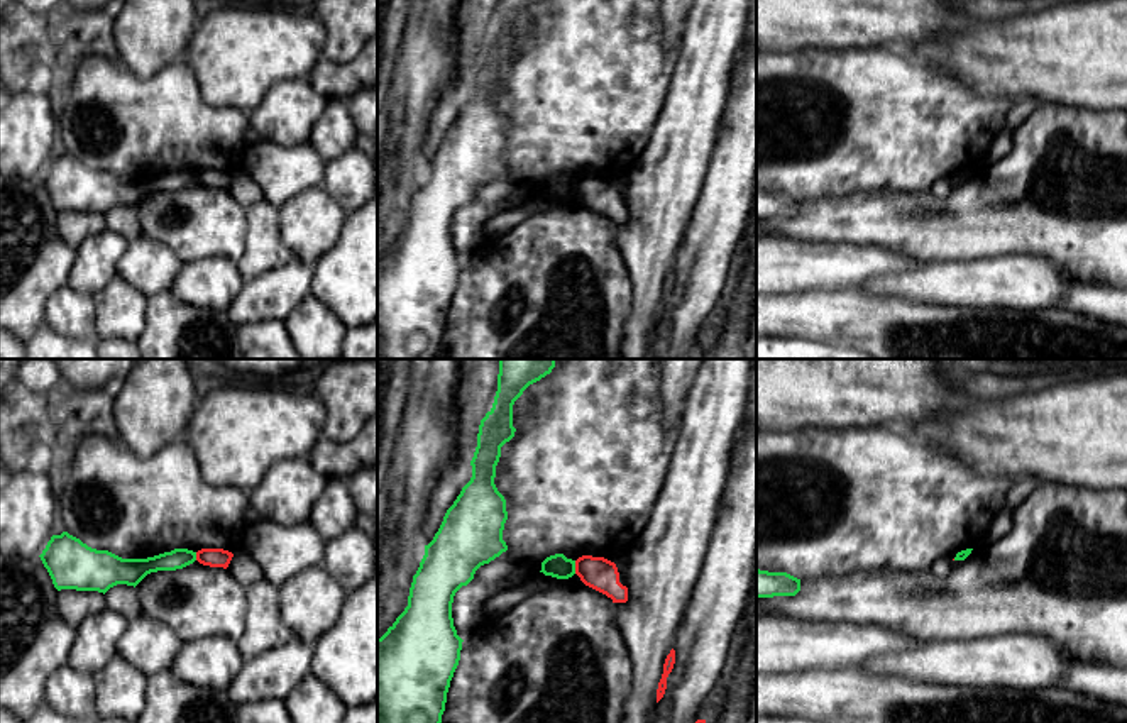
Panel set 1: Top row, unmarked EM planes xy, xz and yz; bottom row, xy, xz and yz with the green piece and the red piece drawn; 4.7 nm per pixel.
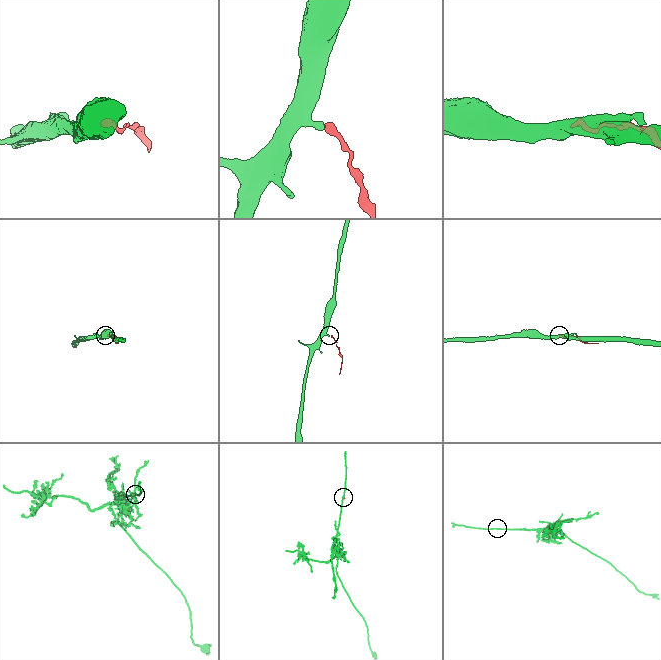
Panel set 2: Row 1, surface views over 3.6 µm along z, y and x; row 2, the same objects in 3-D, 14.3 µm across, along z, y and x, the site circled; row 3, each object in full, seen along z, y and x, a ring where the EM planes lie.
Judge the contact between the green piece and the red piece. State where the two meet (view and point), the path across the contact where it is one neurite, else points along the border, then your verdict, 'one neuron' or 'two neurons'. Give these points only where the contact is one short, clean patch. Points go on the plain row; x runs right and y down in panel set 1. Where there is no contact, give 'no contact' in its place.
contact xz (574, 188); border xz (574, 182), (576, 193); two neurons

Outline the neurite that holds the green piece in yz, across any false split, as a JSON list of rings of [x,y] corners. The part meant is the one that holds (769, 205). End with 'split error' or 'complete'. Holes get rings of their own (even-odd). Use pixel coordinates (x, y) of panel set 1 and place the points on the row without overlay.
[[[756,190],[756,218],[795,217],[800,200],[787,193],[768,193]]]; complete

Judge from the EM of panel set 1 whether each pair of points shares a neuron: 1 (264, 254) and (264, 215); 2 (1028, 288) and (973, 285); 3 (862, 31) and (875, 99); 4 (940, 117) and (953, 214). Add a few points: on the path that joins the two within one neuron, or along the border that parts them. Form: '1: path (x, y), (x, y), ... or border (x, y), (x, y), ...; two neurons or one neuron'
1: path (264, 244), (264, 226); one neuron
2: path (1014, 285), (987, 285); one neuron
3: border (824, 48), (901, 48), (904, 51); two neurons
4: border (951, 180), (946, 183); two neurons

